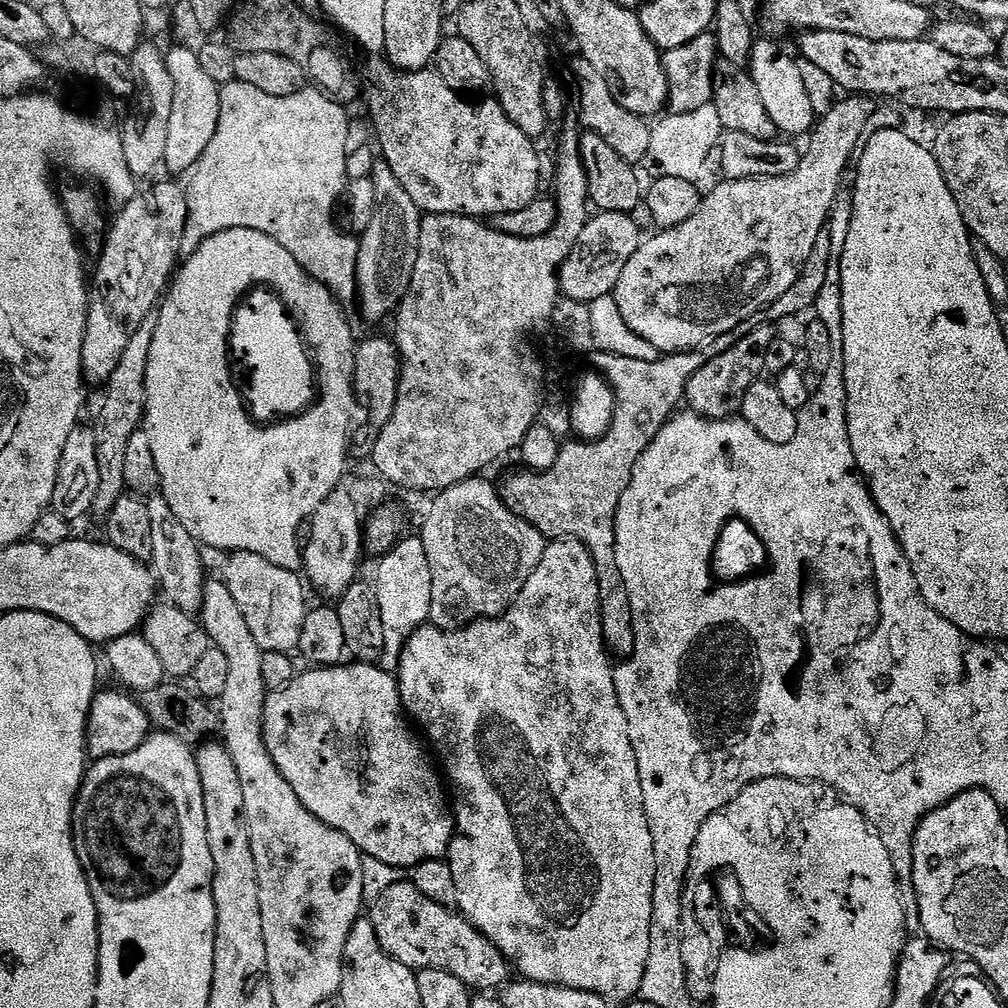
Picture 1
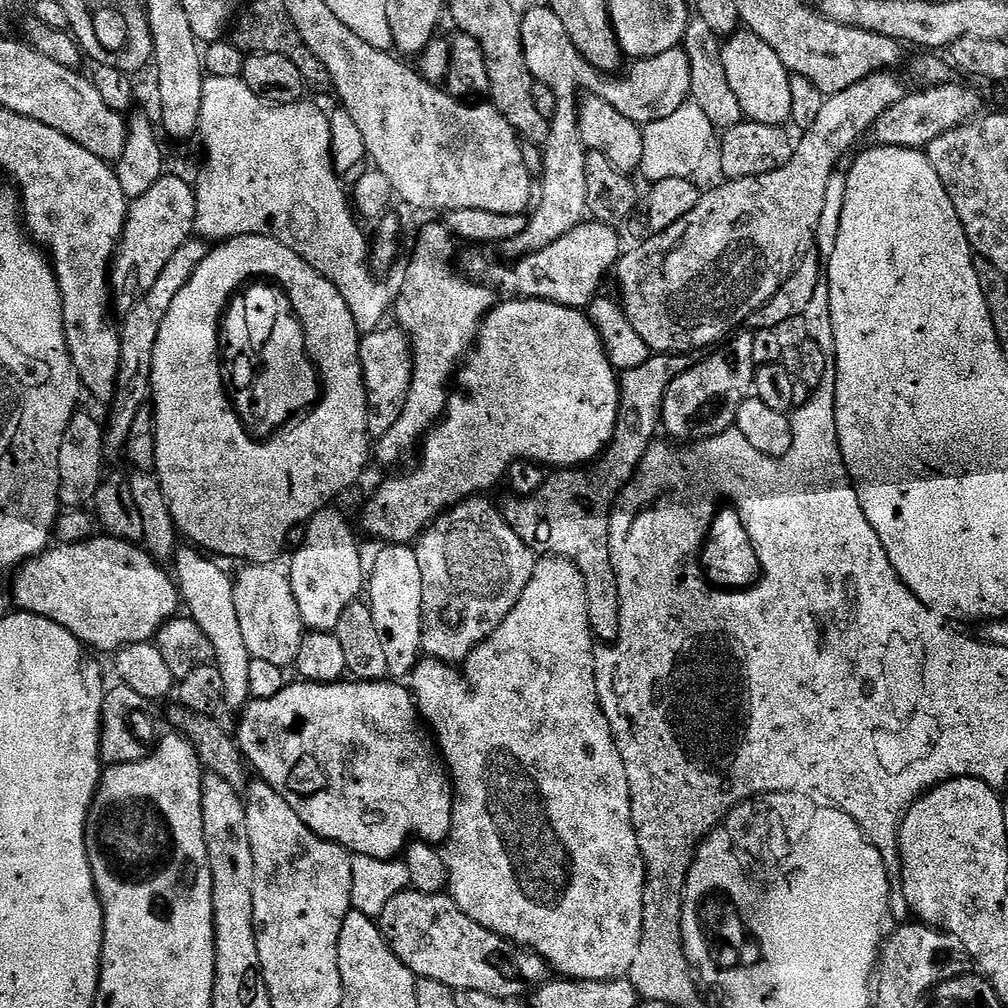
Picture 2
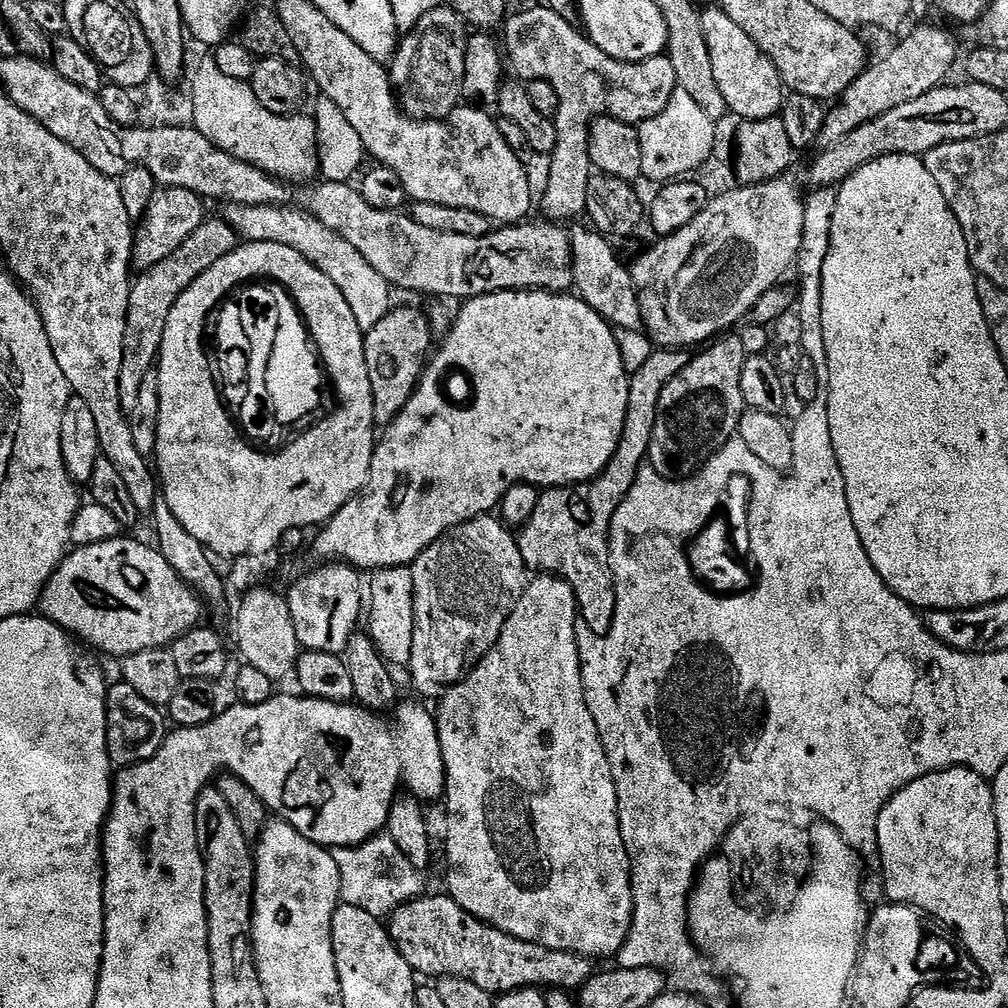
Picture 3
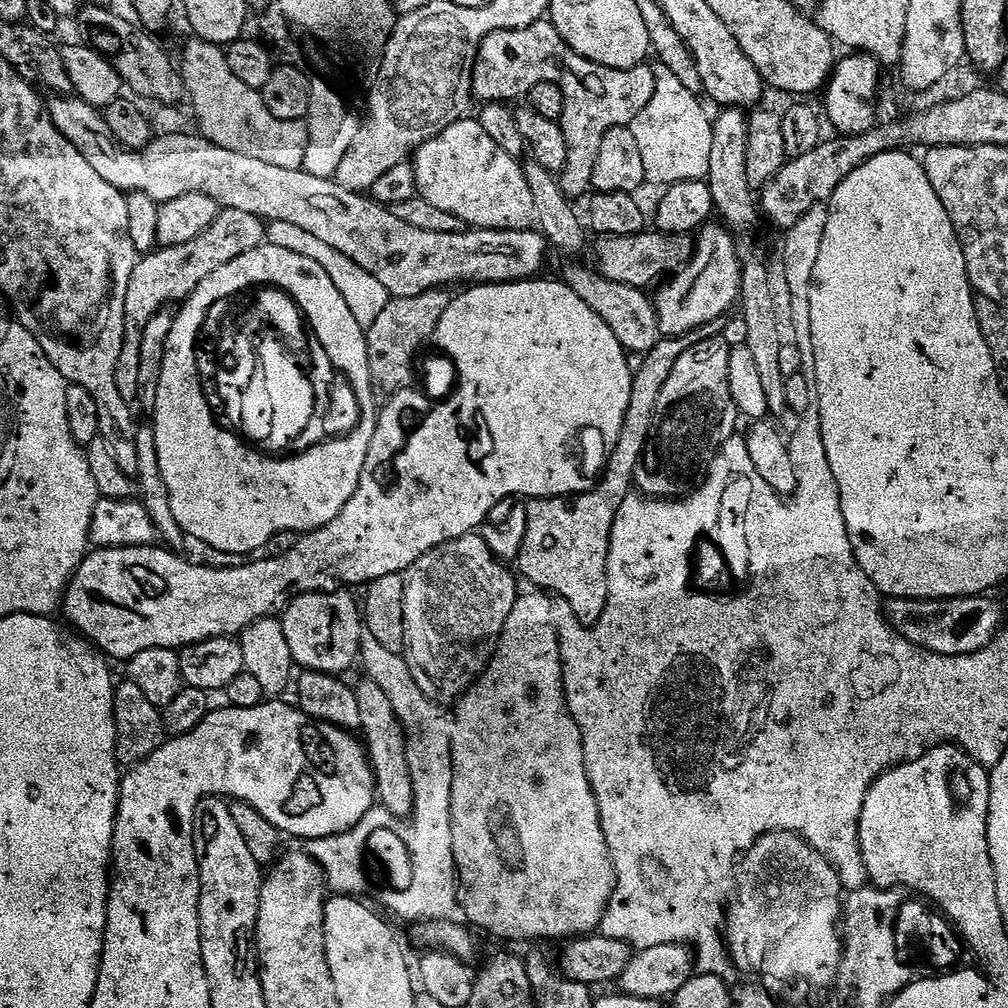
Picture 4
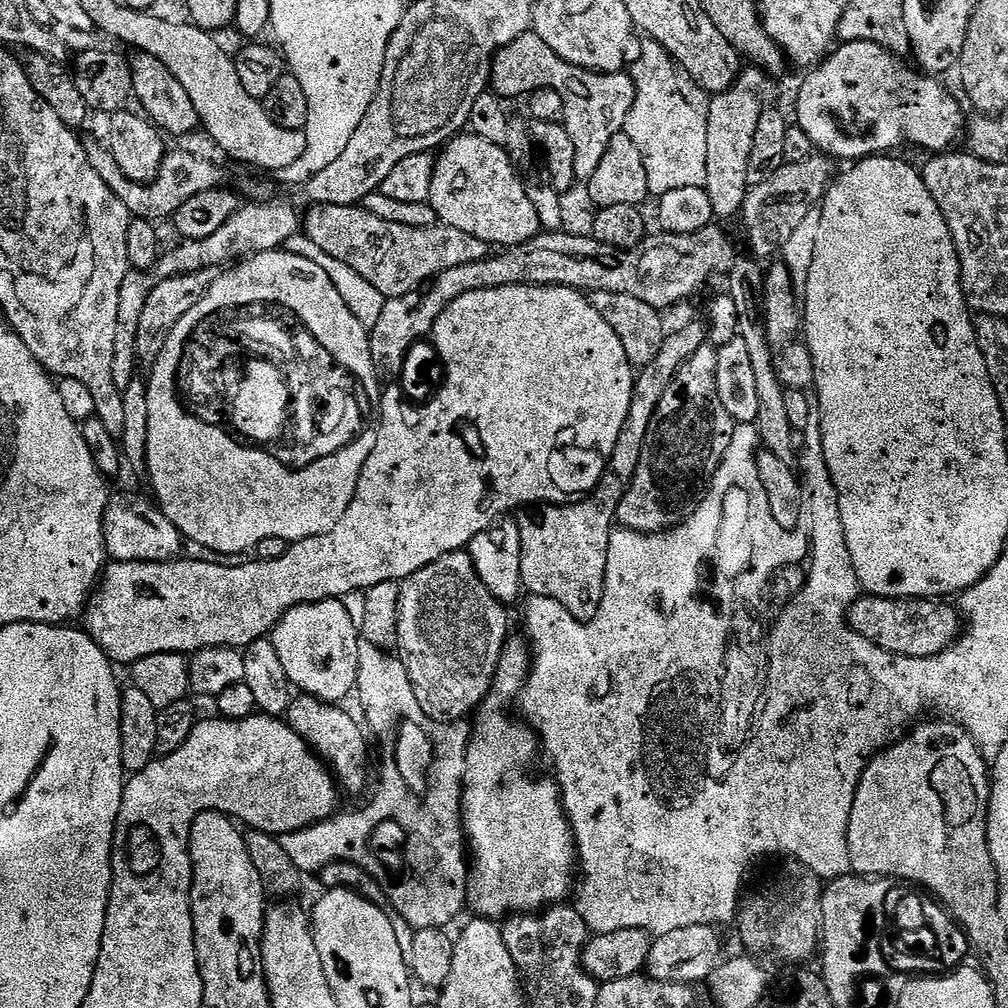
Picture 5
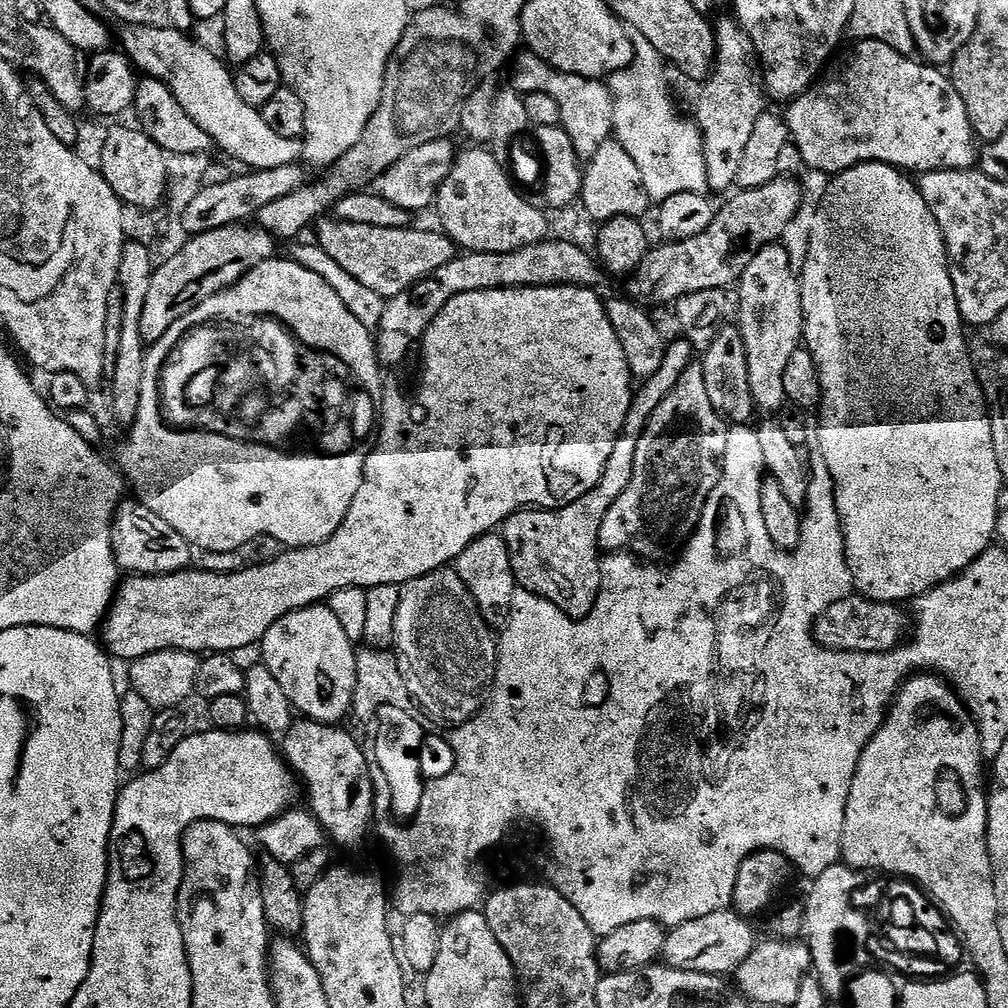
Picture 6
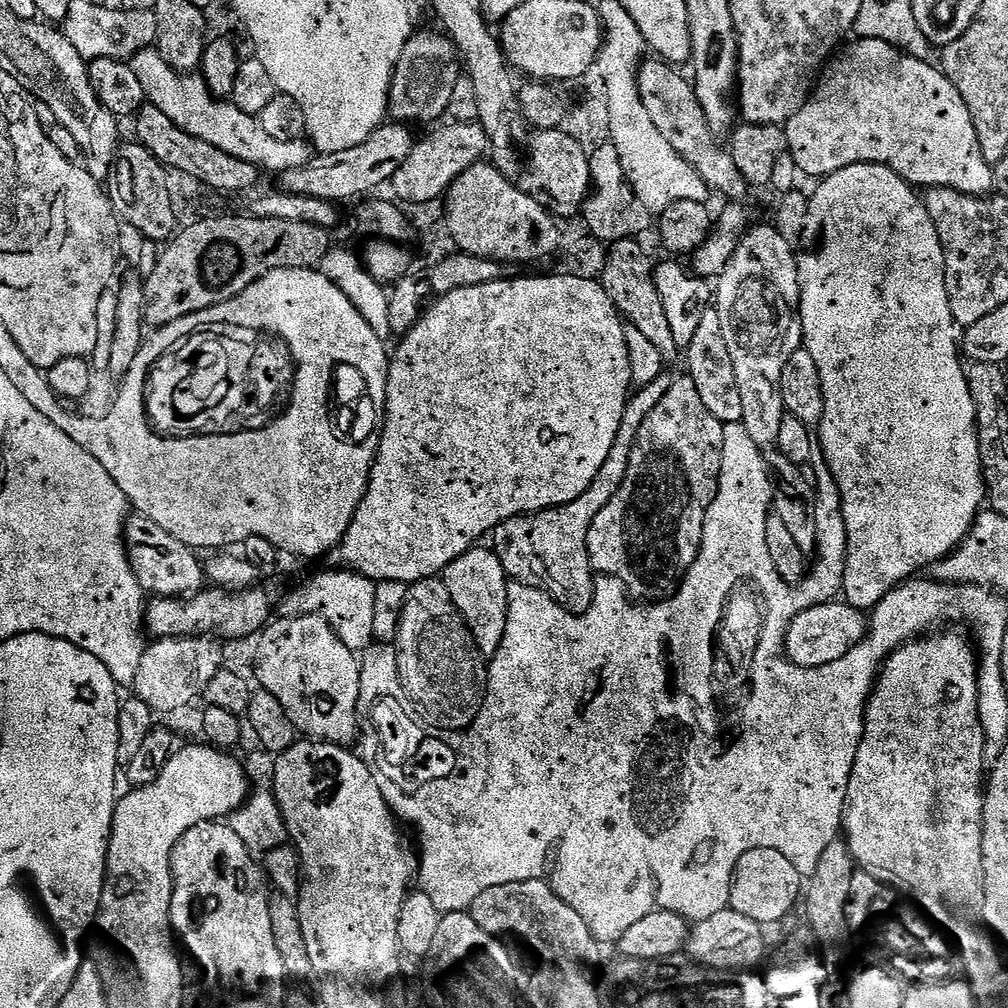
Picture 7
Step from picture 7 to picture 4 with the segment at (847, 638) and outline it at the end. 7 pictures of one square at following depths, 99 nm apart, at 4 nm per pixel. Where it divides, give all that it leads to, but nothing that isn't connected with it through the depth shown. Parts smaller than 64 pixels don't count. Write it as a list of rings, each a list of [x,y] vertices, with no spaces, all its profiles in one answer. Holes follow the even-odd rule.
[[[987,595],[957,600],[894,600],[886,604],[886,619],[904,640],[939,656],[965,656],[990,645],[1002,629],[1000,608]]]

